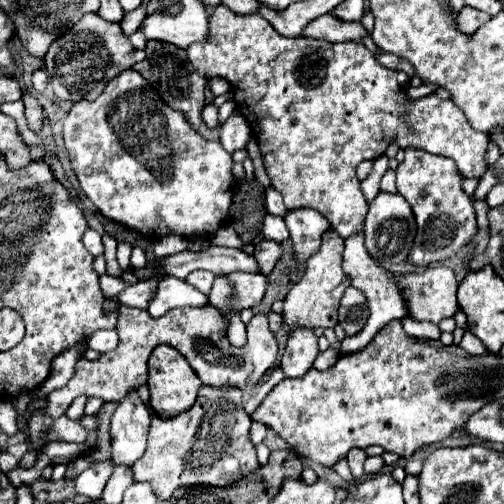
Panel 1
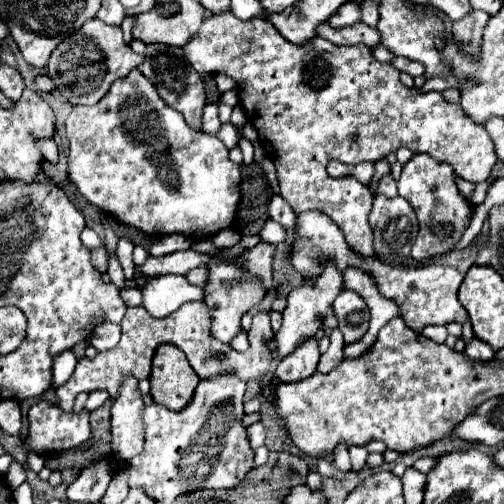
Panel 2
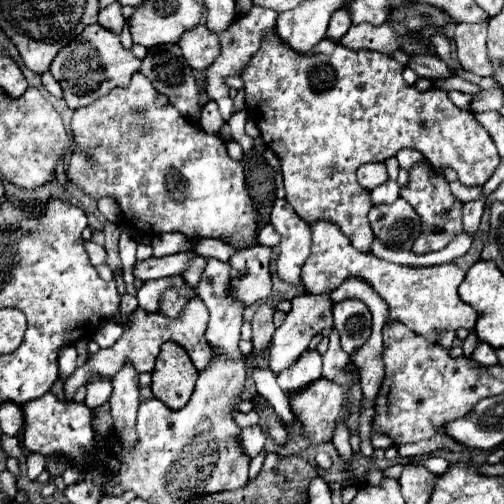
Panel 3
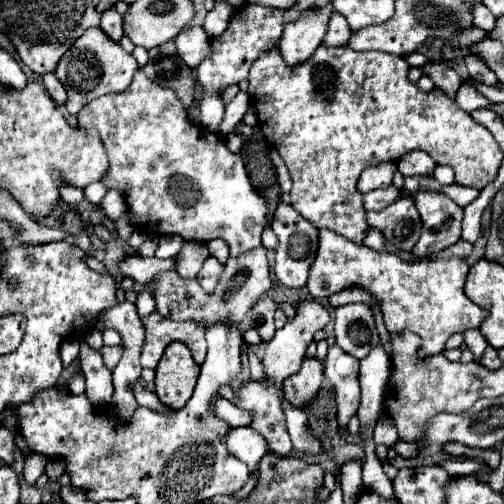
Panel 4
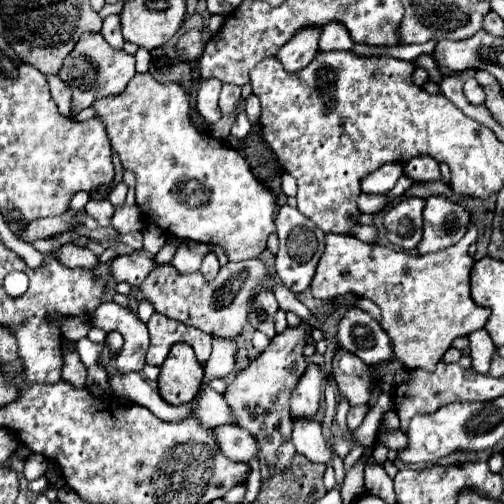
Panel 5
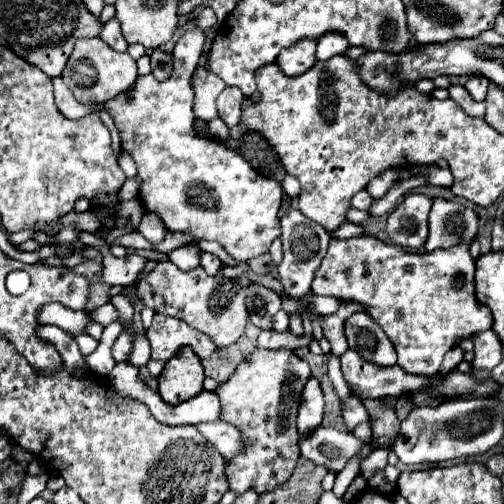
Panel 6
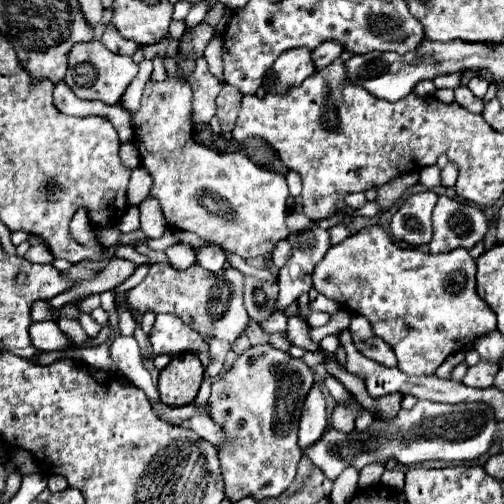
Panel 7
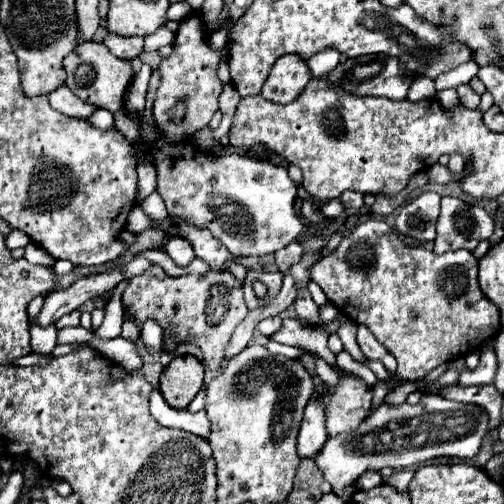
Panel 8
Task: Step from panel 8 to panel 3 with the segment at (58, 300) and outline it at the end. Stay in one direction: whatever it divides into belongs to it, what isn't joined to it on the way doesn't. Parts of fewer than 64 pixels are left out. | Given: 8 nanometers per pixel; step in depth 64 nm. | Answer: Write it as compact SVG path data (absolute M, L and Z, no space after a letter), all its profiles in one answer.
M180 252L172 256L162 256L162 258L148 258L142 262L136 262L134 266L134 276L138 280L154 280L154 278L164 278L164 276L174 276L182 274L186 266L196 258L196 254L190 252Z

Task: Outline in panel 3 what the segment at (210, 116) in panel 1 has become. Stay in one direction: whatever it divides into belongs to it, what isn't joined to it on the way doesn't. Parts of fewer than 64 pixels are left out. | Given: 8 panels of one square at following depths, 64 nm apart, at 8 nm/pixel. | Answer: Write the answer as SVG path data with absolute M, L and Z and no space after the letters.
M208 100L204 106L202 106L202 118L200 118L200 128L208 134L218 134L220 126L224 124L220 112L218 112L218 106L214 100Z

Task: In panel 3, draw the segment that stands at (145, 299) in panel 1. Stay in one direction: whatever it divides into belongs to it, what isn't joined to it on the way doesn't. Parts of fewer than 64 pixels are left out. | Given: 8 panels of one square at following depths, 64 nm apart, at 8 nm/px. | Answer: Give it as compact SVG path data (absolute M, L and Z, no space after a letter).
M124 294L124 296L122 296L122 304L120 304L120 308L122 308L122 316L116 318L114 322L118 322L118 324L124 326L124 322L128 320L128 314L134 312L134 308L138 308L138 298L132 296L132 294Z

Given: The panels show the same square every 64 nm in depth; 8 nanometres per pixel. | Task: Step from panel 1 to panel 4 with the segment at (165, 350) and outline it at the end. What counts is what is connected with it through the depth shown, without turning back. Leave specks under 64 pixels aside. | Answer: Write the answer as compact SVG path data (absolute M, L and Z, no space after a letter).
M172 342L166 346L164 356L156 366L156 394L160 402L170 410L180 410L190 400L196 380L200 374L200 366L192 360L188 346L182 342Z

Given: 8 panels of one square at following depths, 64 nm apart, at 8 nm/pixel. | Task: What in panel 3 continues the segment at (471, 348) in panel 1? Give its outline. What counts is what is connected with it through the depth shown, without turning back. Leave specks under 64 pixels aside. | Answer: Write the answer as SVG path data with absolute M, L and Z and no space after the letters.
M478 342L478 344L476 344L476 348L474 348L474 352L472 352L470 358L474 358L476 362L480 362L480 364L484 364L484 366L494 366L494 364L498 364L498 358L496 358L496 354L494 354L494 348L492 348L492 346L486 346L484 342Z

